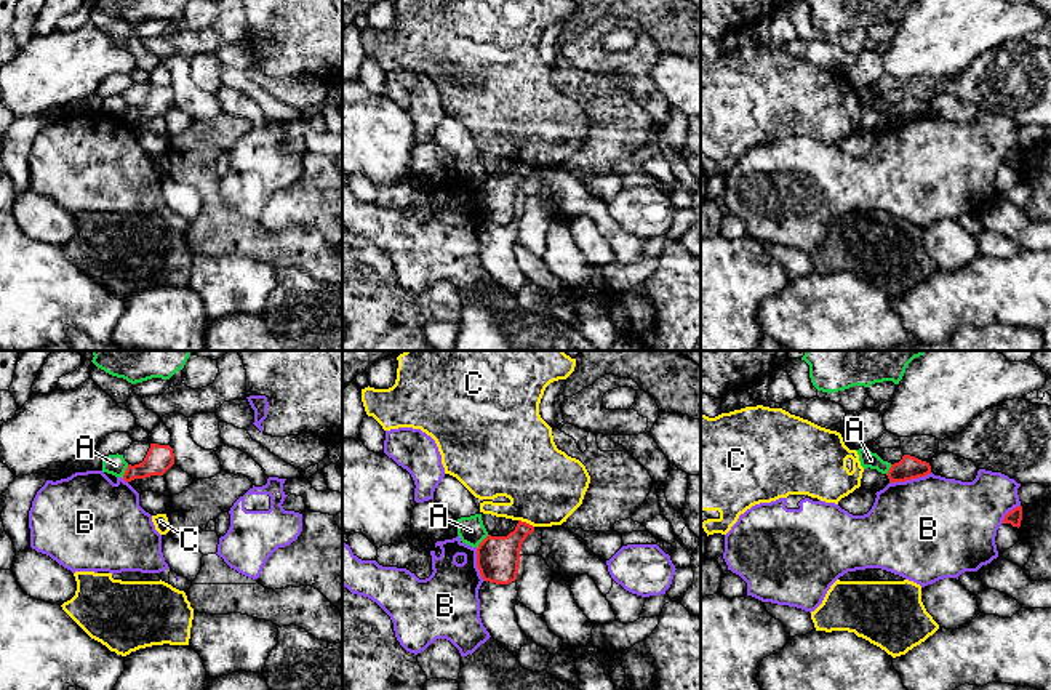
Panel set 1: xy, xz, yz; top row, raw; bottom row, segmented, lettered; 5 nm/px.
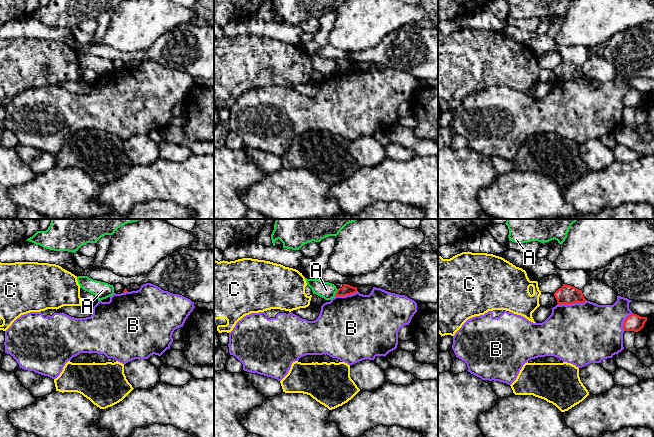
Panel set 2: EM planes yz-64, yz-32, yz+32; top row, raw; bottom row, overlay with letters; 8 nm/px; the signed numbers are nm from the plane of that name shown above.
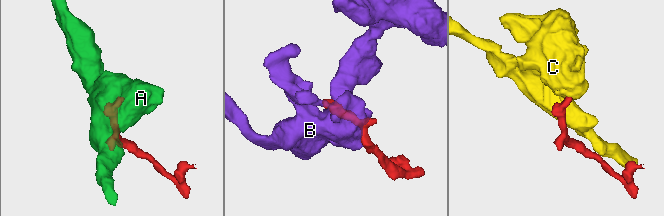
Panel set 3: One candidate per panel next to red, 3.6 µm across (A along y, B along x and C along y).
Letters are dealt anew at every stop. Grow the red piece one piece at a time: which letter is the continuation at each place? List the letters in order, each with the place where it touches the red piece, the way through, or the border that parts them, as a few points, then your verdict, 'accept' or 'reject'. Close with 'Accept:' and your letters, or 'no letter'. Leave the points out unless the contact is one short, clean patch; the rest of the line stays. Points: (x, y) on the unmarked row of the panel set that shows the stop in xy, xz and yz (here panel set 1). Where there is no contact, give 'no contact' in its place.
A: meets red in xy at (125, 112); border along xy (128, 106), (122, 119); reject
B: meets red in yz at (911, 120); reject
C: meets red in xz at (525, 164); border along xz (519, 160), (533, 168); reject
Accept: no letter

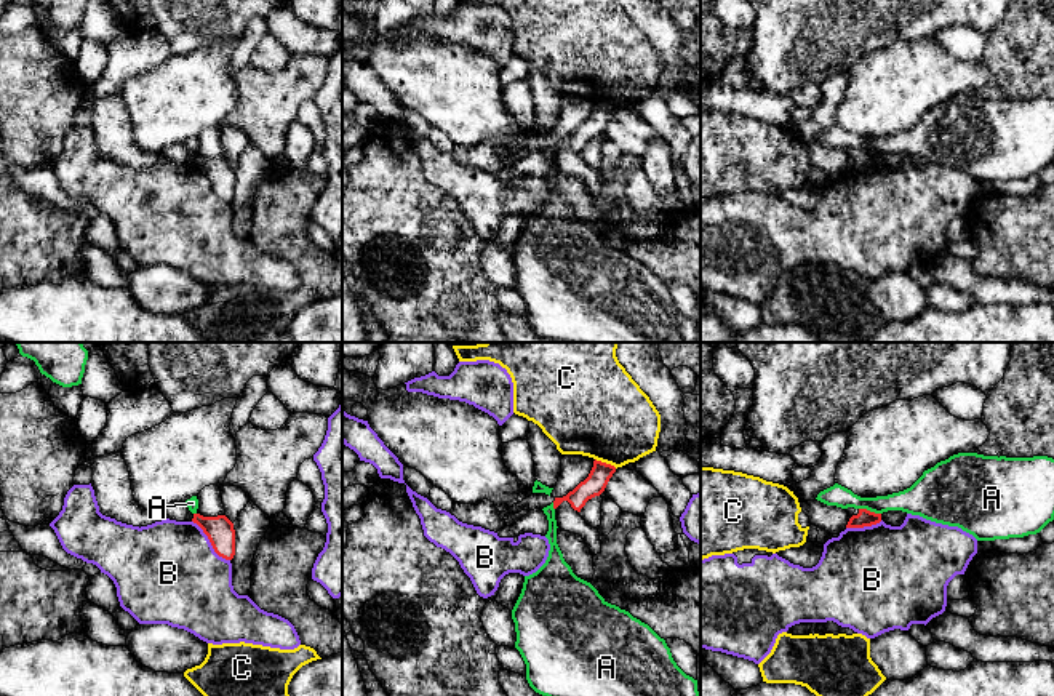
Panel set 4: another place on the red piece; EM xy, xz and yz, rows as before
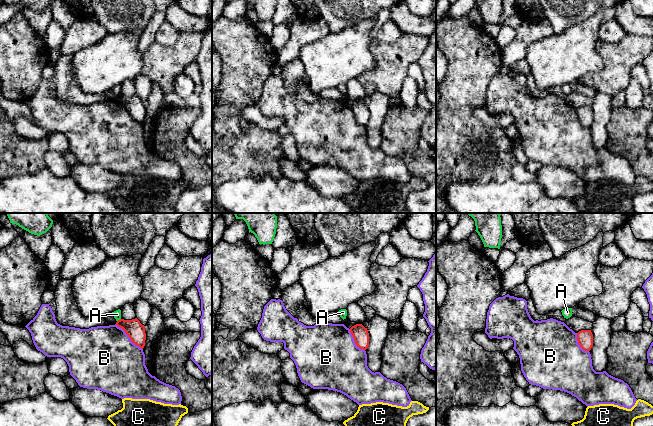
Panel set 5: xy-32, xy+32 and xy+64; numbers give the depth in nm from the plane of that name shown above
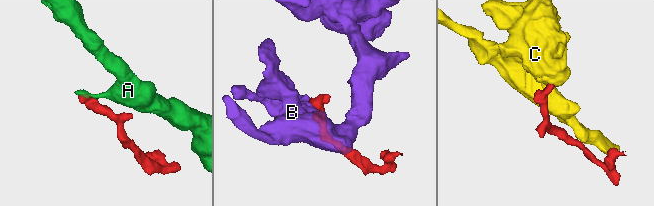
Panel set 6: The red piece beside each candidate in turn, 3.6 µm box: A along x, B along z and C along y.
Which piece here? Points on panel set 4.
A: meets red in yz at (869, 152); border along yz (859, 149), (880, 156); reject
B: meets red in xy at (210, 183); reject
C: meets red in xz at (605, 104); border along xz (595, 100), (616, 109); reject
Accept: no letter

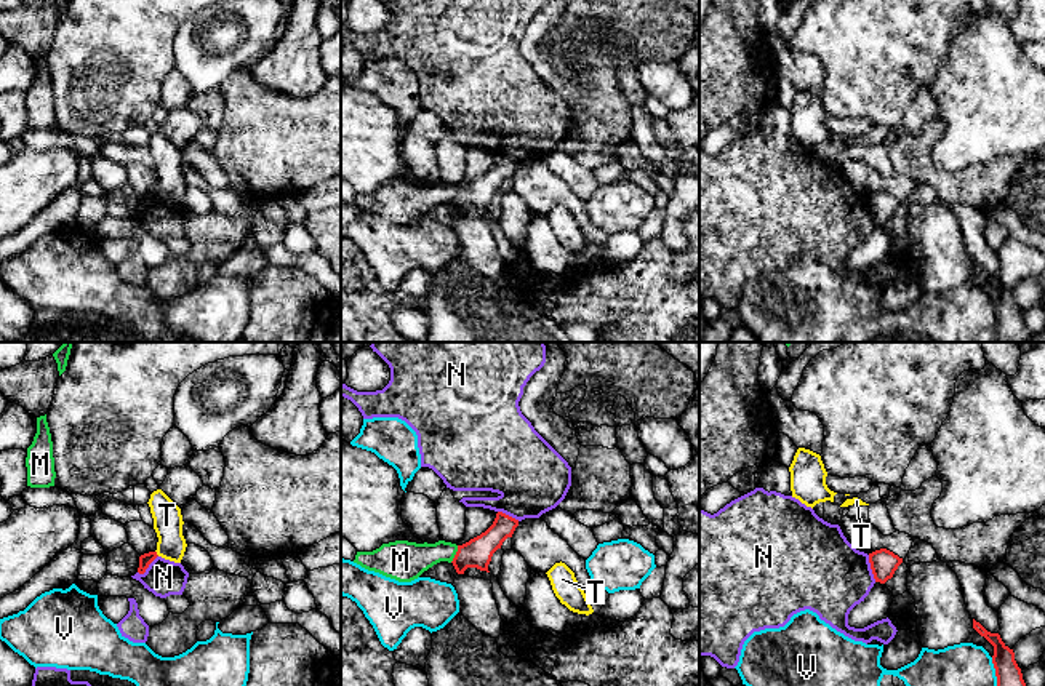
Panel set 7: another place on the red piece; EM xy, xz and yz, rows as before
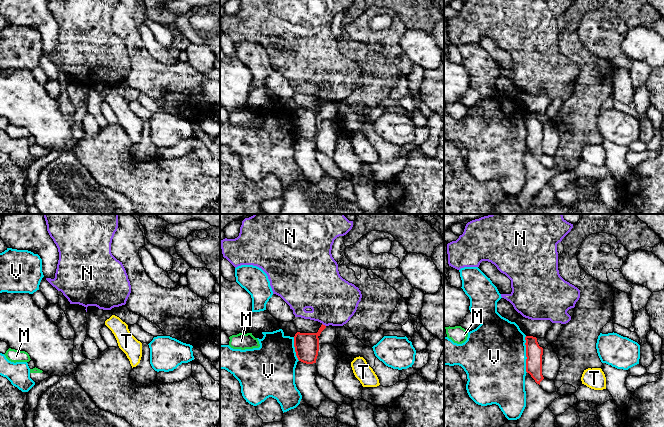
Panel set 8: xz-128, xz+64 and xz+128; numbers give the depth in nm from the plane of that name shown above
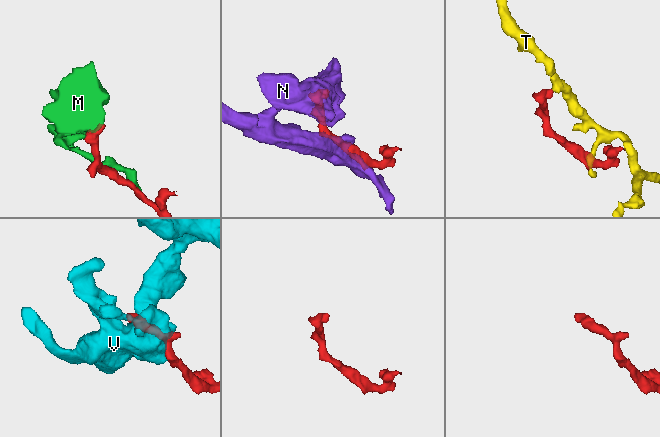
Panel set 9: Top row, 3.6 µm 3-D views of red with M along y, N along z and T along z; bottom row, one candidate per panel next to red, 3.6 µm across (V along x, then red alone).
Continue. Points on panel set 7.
M: meets red in xz at (456, 195); reject
N: meets red in yz at (871, 210); border along yz (868, 197), (876, 223); reject
T: meets red in xy at (156, 195); border along xy (156, 192), (159, 197); reject
V: meets red in yz at (997, 320); reject
Accept: no letter

